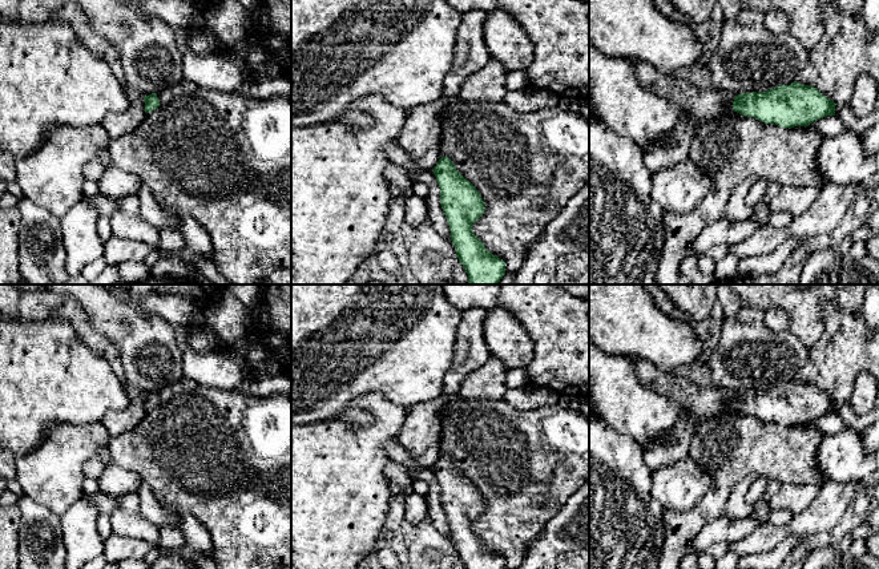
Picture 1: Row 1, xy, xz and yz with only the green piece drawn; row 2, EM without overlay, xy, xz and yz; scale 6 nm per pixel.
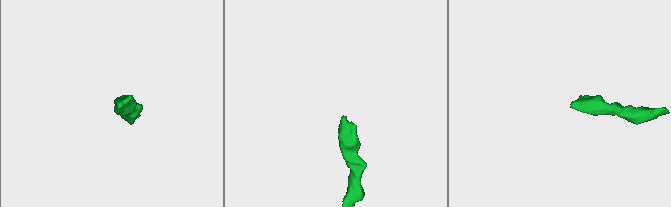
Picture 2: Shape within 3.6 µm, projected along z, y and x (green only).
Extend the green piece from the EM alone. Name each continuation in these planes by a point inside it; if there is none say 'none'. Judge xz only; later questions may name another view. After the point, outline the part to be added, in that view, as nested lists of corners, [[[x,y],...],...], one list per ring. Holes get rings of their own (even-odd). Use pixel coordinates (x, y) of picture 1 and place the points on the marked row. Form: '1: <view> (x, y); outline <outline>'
none

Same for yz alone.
none

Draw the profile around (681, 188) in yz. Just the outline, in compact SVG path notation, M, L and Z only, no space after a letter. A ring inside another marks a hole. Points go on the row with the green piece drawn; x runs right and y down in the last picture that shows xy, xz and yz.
M690 158L652 175L652 198L668 211L688 214L711 189L711 179Z

